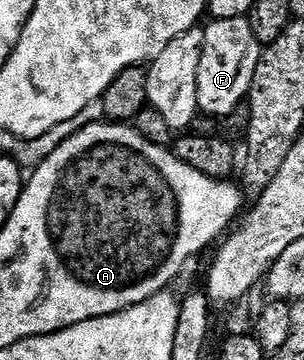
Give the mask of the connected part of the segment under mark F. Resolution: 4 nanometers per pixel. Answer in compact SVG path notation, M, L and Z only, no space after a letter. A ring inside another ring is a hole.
M246 16L224 18L223 20L211 19L210 25L205 25L206 42L205 54L200 58L198 67L198 111L210 116L230 116L238 107L243 107L244 101L249 97L254 87L254 75L262 61L264 46L256 38L253 23Z

